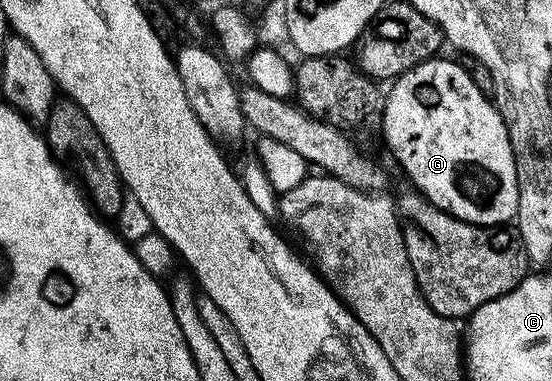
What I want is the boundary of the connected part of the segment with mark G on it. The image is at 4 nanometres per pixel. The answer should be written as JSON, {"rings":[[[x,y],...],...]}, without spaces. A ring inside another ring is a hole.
{"rings":[[[433,59],[423,61],[418,67],[406,71],[391,82],[392,90],[386,93],[382,101],[382,114],[384,113],[384,141],[392,148],[398,164],[404,168],[404,173],[413,181],[415,188],[423,193],[432,204],[437,205],[442,211],[454,215],[463,221],[469,221],[475,225],[504,225],[511,222],[518,211],[518,179],[514,167],[514,155],[510,147],[510,135],[506,131],[506,123],[502,115],[496,110],[495,104],[482,91],[475,86],[474,80],[463,69],[461,62],[440,61]]]}

